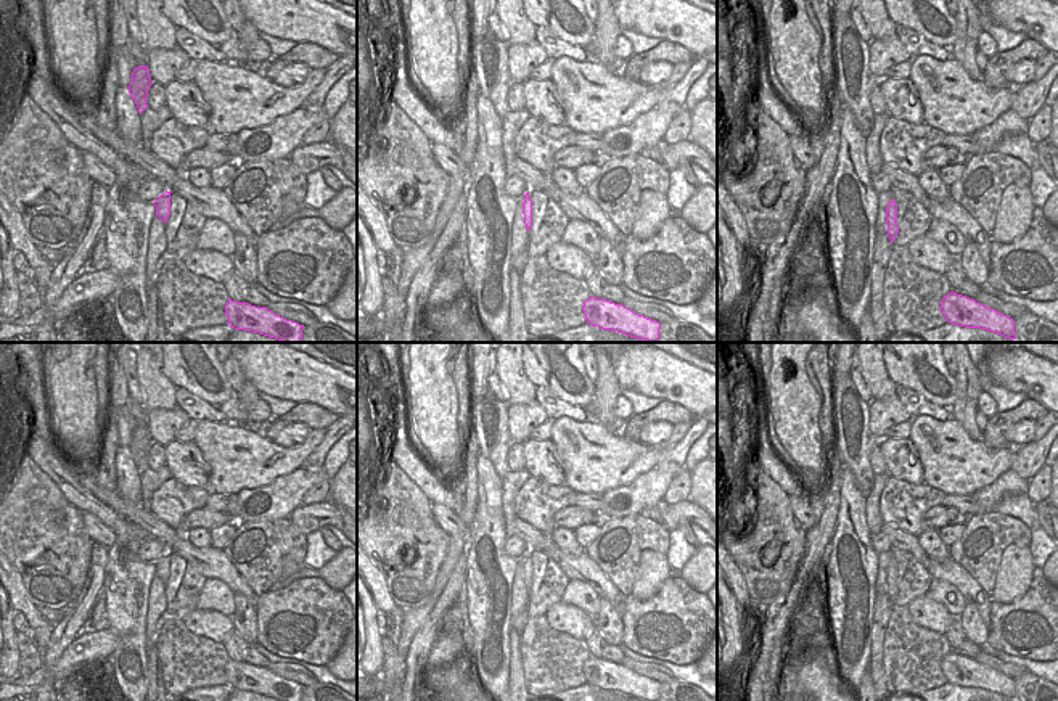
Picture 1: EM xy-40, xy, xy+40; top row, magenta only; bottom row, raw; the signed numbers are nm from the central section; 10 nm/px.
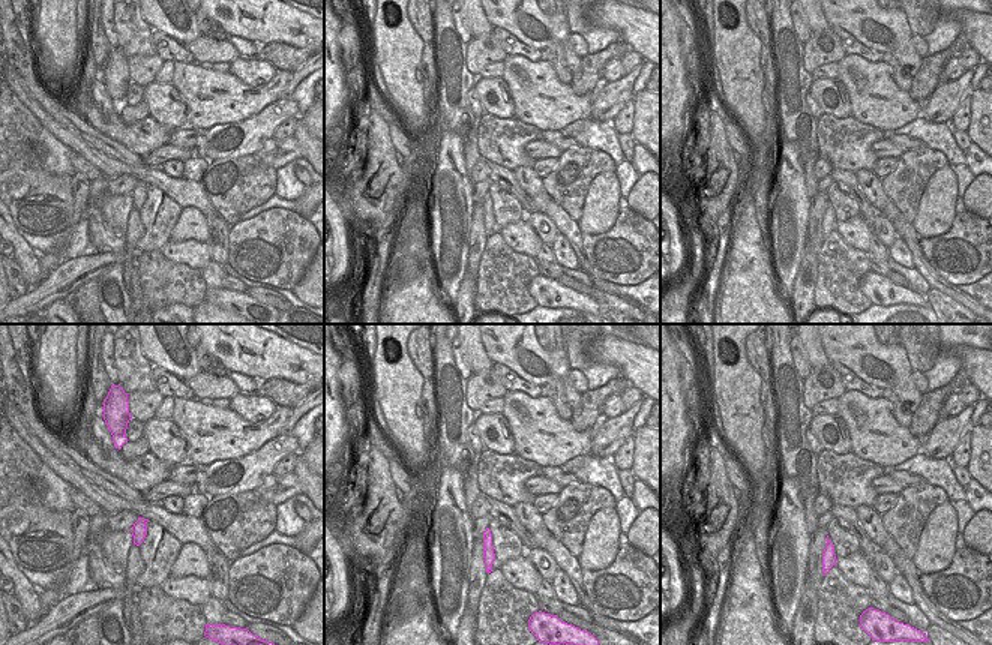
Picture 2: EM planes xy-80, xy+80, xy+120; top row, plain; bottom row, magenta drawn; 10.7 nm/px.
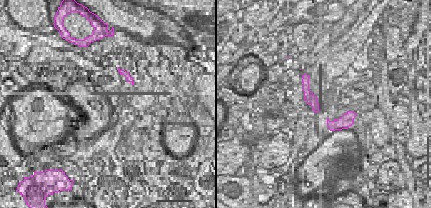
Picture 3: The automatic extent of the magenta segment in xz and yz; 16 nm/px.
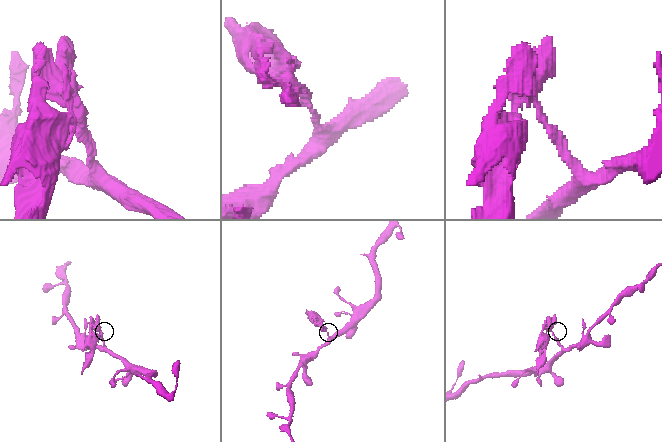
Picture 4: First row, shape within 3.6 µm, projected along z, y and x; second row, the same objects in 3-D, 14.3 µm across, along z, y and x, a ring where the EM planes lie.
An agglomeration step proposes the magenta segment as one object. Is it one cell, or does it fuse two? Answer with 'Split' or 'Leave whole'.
Split

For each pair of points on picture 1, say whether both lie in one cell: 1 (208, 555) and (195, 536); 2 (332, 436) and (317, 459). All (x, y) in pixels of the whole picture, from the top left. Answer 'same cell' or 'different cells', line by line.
1: different cells
2: same cell

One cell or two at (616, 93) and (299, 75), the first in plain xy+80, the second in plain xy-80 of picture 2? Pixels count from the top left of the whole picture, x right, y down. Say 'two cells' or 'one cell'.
one cell

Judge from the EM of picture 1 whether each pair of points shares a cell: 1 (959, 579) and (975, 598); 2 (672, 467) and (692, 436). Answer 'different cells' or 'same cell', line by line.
1: same cell
2: same cell

